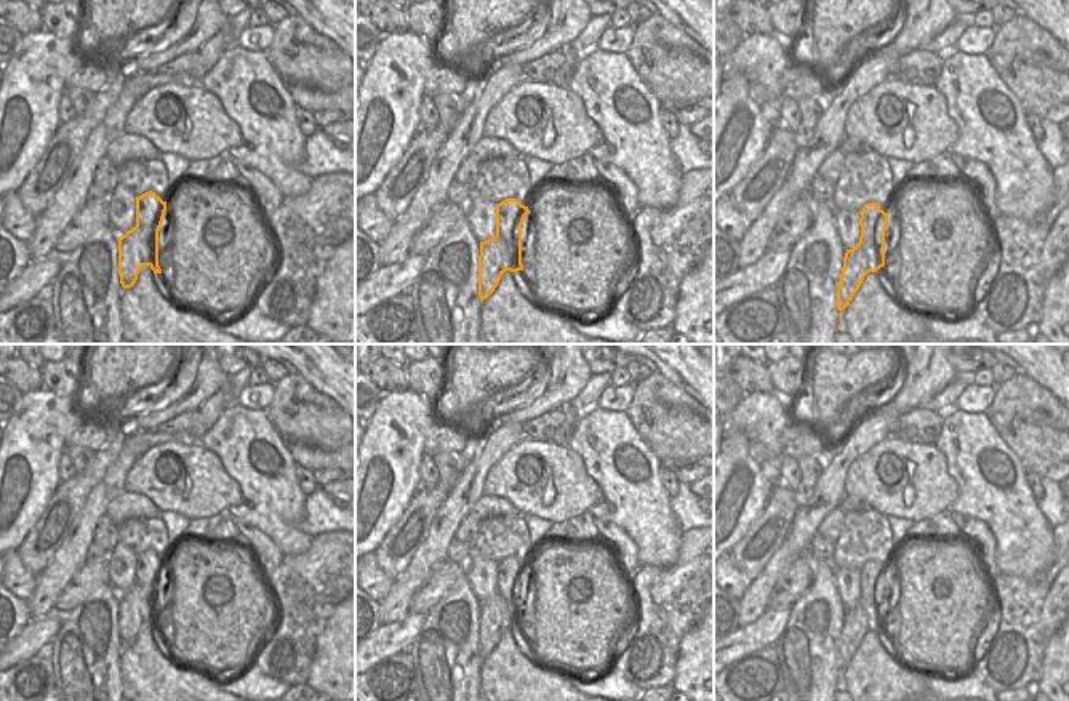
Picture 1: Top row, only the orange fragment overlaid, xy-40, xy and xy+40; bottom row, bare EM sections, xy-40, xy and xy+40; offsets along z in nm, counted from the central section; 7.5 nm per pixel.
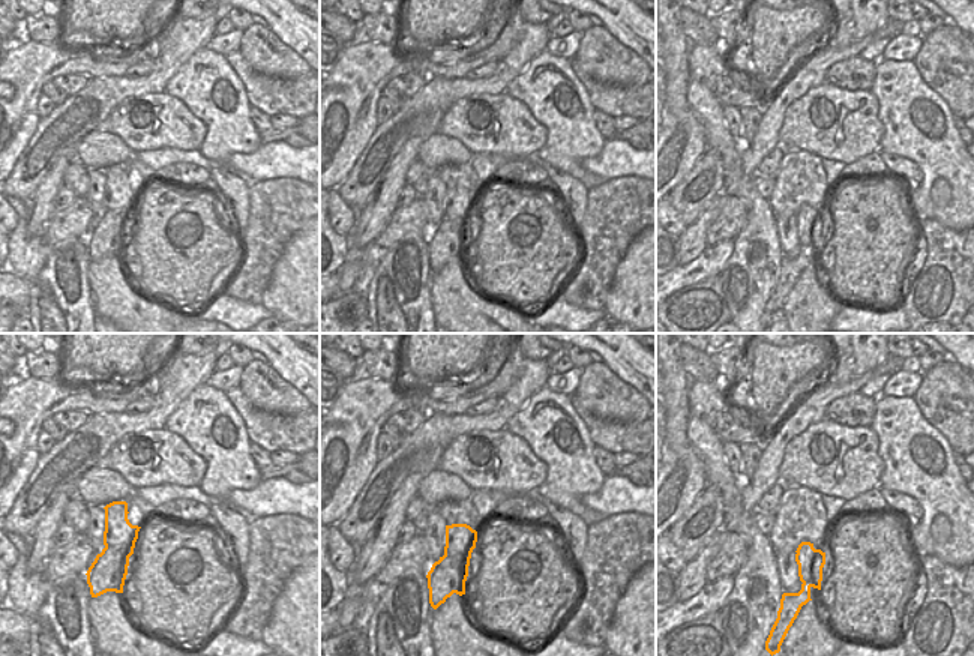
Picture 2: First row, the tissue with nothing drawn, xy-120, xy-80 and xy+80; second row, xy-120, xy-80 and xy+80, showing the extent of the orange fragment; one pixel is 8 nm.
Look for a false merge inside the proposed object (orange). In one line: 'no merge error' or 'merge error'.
merge error

